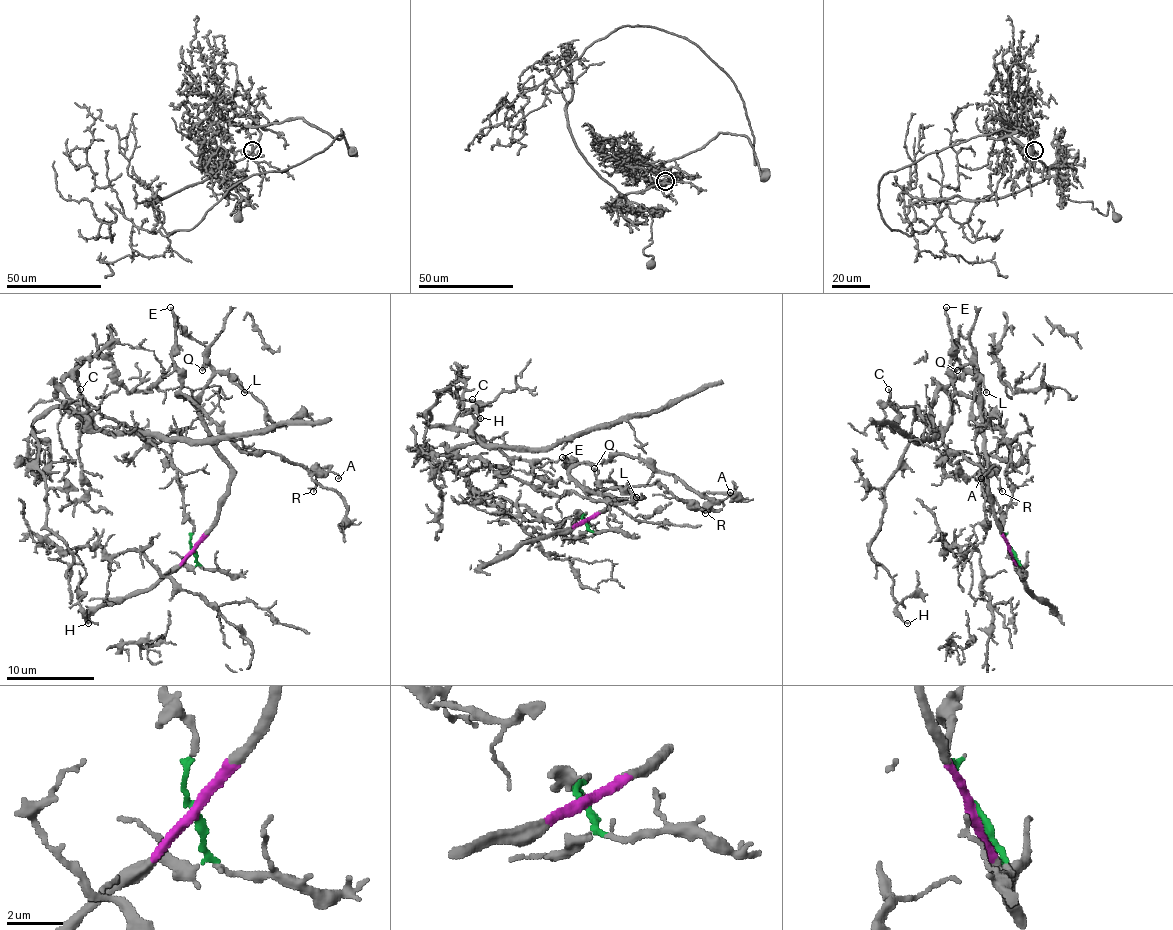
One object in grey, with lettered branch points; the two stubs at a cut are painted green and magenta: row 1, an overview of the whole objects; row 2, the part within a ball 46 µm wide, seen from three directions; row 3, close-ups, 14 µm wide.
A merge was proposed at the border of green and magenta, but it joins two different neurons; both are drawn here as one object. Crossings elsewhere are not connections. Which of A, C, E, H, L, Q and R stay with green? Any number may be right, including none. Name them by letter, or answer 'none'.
C, H

